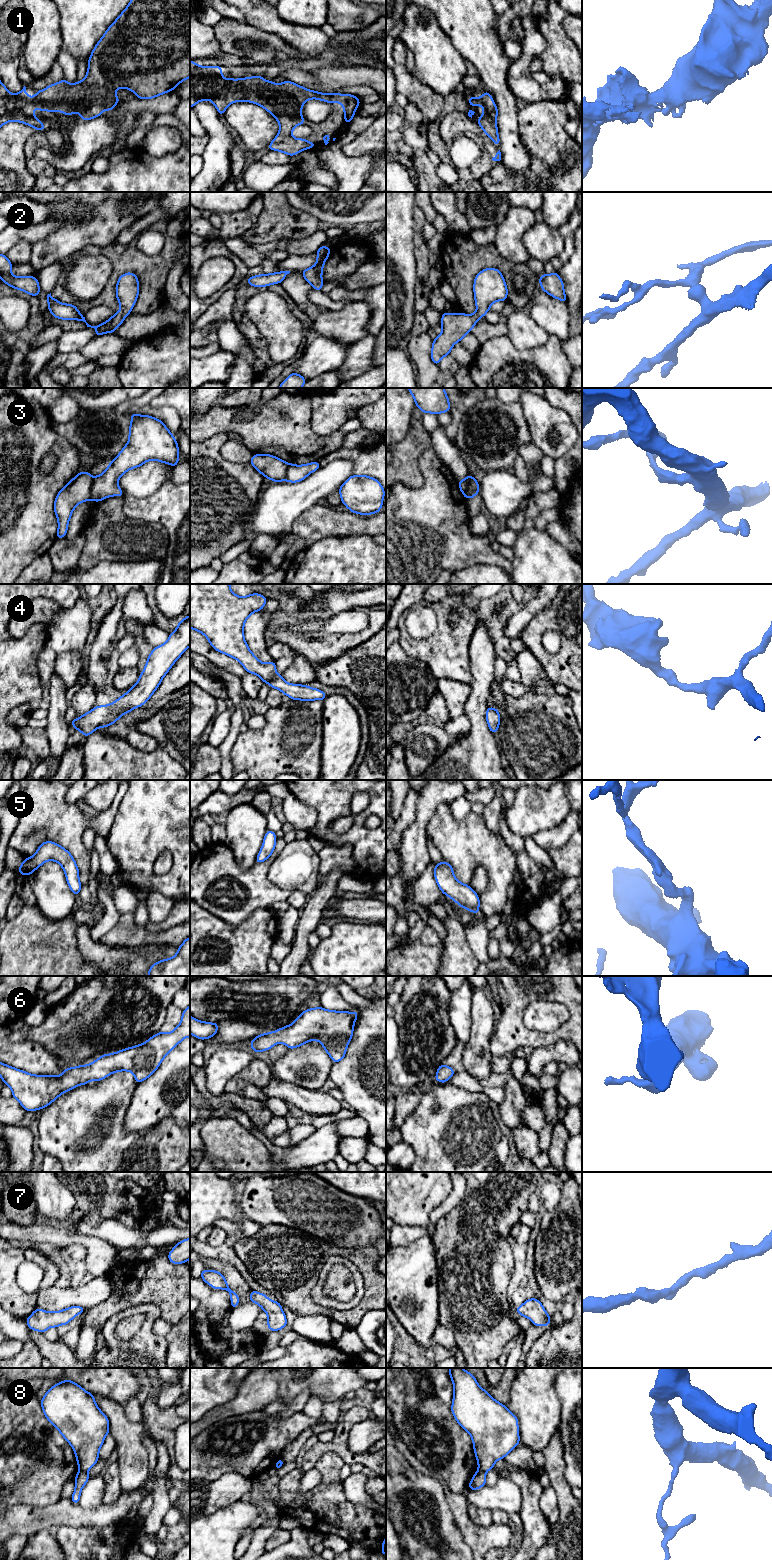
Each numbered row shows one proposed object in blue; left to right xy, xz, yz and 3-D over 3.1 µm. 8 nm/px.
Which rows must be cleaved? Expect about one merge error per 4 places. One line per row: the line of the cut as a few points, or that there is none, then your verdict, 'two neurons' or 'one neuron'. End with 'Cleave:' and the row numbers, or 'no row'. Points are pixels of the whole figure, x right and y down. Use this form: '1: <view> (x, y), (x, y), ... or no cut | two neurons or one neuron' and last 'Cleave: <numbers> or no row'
1: no cut | one neuron
2: no cut | one neuron
3: yz (472, 476), (465, 497) | two neurons
4: no cut | one neuron
5: no cut | one neuron
6: no cut | one neuron
7: no cut | one neuron
8: xy (79, 1469), (86, 1472) | two neurons
Cleave: 3, 8

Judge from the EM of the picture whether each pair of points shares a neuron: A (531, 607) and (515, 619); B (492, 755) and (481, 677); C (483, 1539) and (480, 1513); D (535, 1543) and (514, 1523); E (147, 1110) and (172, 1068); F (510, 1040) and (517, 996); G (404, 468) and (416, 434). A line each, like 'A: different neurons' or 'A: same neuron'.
A: same neuron
B: same neuron
C: different neurons
D: different neurons
E: same neuron
F: same neuron
G: same neuron

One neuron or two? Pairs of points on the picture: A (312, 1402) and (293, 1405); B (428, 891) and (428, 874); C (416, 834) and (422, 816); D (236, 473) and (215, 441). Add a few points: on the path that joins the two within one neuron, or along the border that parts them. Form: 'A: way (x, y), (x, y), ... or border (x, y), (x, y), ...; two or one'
A: border (309, 1396), (302, 1410); two
B: way (428, 887), (428, 878); one
C: way (417, 830), (421, 820); one
D: way (227, 469), (215, 457), (215, 450); one

